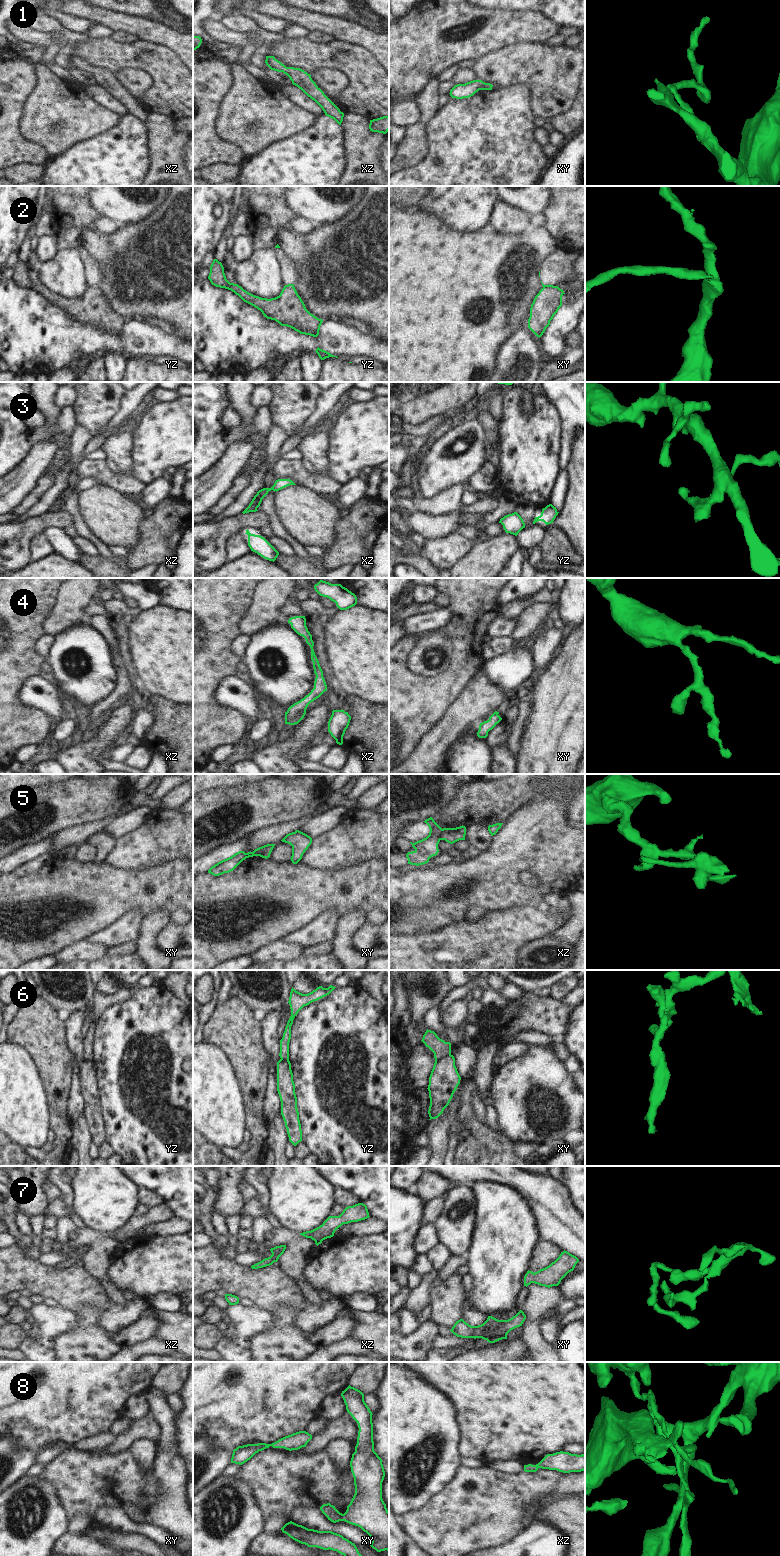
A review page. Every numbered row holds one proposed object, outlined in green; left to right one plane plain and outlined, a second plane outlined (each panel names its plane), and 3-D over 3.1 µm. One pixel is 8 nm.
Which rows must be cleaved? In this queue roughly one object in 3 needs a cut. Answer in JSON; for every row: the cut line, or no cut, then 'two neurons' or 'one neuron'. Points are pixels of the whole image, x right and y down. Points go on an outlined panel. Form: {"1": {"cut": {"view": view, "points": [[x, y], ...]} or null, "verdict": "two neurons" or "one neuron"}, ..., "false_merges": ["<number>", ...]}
{"1": {"cut": null, "verdict": "one neuron"}, "2": {"cut": {"view": "xy", "points": [[551, 285], [543, 287]]}, "verdict": "two neurons"}, "3": {"cut": null, "verdict": "one neuron"}, "4": {"cut": null, "verdict": "one neuron"}, "5": {"cut": {"view": "xz", "points": [[442, 829], [439, 839]]}, "verdict": "two neurons"}, "6": {"cut": {"view": "xy", "points": [[450, 1053], [440, 1056], [435, 1060]]}, "verdict": "two neurons"}, "7": {"cut": null, "verdict": "one neuron"}, "8": {"cut": null, "verdict": "one neuron"}, "false_merges": ["2", "5", "6"]}

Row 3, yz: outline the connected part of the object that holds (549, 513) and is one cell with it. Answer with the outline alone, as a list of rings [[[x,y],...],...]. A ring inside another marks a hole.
[[[549,504],[542,509],[540,516],[535,517],[533,524],[538,521],[543,521],[546,525],[551,524],[553,523],[558,513],[559,512],[557,511],[556,507],[554,507],[552,504]]]

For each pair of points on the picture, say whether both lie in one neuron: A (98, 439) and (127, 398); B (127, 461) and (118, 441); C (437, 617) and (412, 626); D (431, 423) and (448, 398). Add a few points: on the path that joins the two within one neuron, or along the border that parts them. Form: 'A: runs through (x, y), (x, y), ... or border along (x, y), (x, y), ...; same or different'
A: runs through (108, 429), (126, 408); same
B: runs through (122, 456), (118, 446); same
C: runs through (431, 620), (418, 623); same
D: border along (450, 413), (437, 413), (415, 423); different

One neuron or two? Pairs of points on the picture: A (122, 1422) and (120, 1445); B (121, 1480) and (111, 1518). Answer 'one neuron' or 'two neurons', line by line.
A: two neurons
B: two neurons

